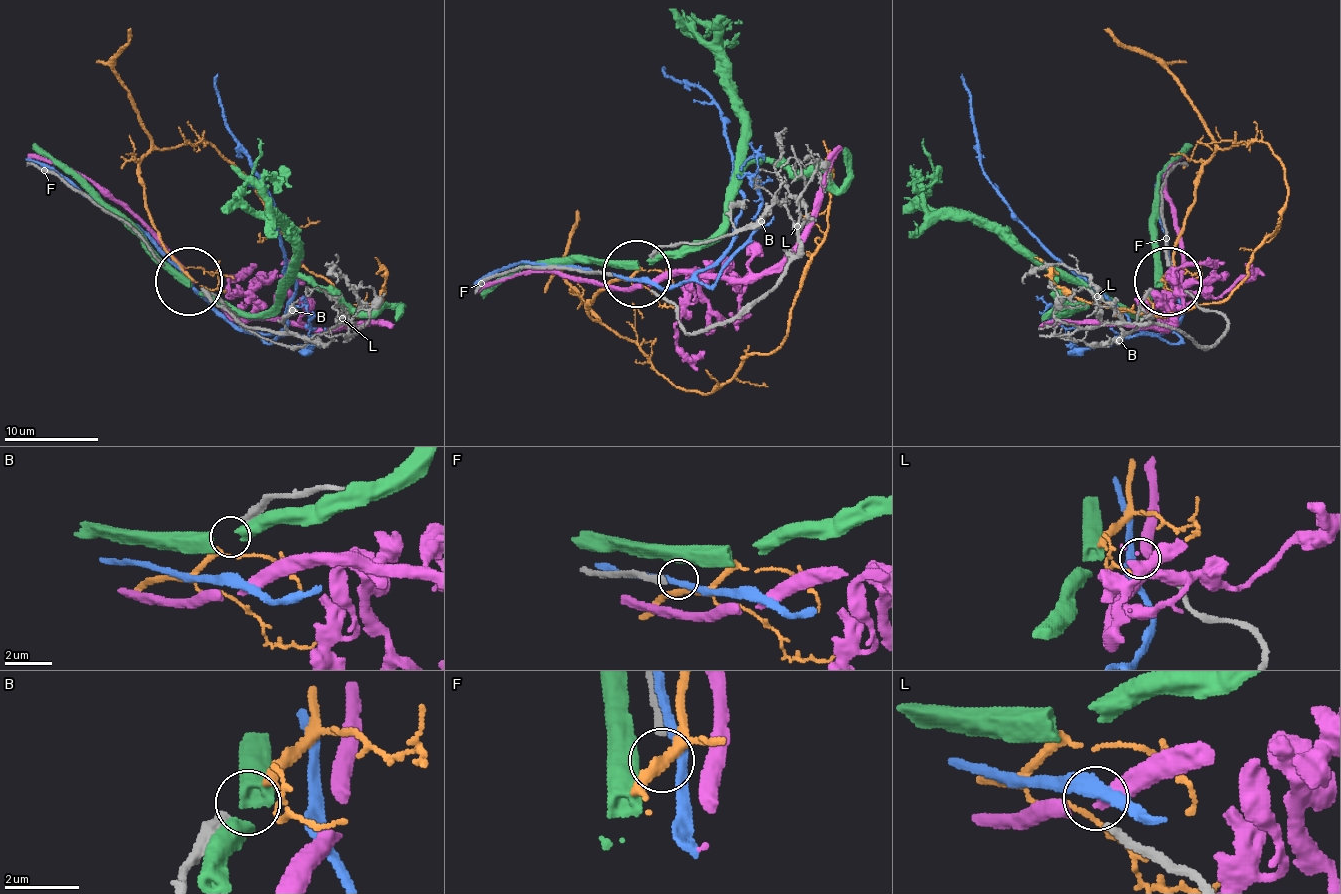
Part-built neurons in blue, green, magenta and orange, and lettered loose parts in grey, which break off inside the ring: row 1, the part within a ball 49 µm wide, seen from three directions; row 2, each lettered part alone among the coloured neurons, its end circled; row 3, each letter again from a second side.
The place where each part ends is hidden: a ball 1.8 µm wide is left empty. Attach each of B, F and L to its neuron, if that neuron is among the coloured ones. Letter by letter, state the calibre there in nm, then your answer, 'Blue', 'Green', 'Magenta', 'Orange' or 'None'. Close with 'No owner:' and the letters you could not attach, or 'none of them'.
B: Thickness 400 nm. Orange
F: Thickness 240 nm. None
L: Thickness 220 nm. Blue
No owner: F

